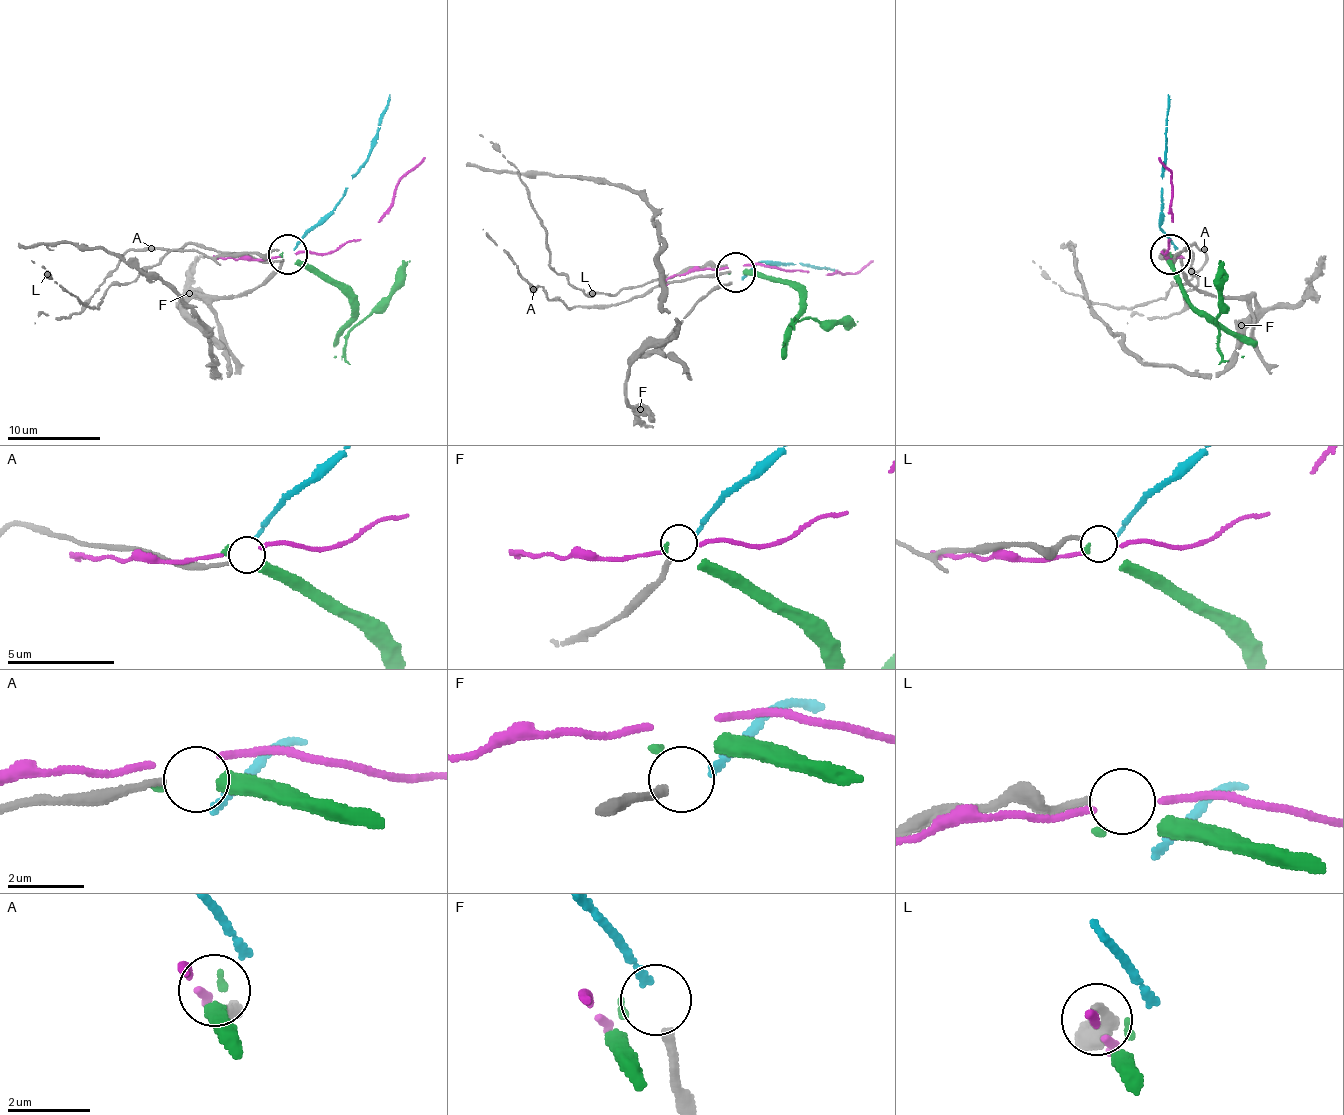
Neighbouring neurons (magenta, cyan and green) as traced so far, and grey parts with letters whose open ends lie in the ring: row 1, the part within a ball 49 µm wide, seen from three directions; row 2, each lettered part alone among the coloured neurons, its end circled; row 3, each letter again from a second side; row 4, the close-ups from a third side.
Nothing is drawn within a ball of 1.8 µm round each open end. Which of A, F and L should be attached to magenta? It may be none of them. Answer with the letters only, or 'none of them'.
none of them

